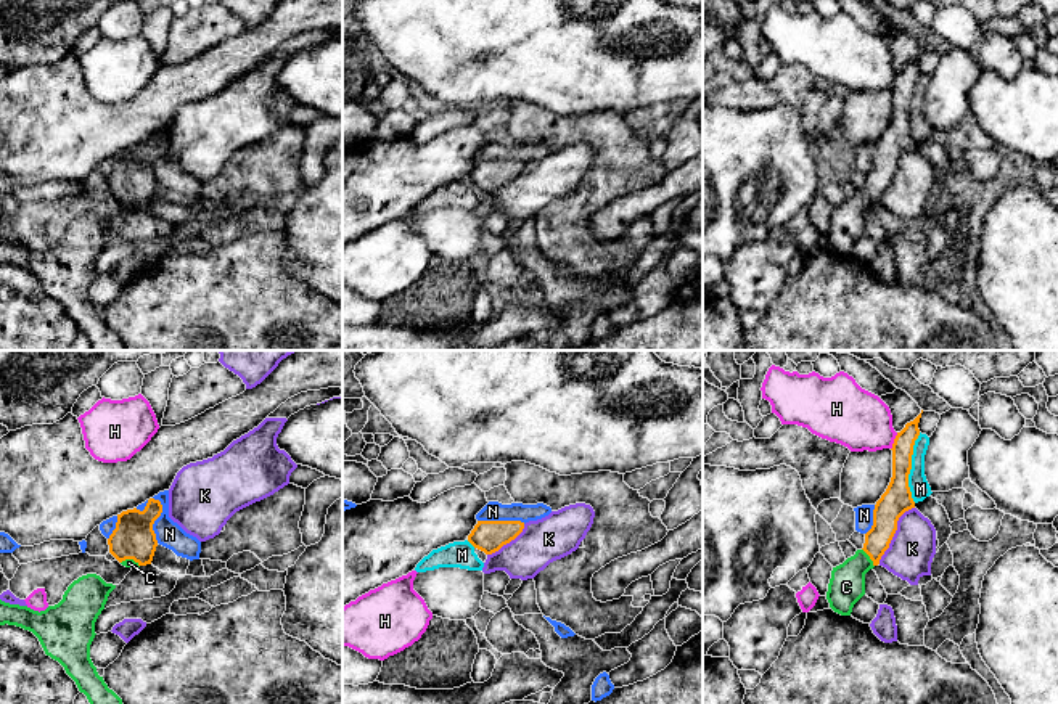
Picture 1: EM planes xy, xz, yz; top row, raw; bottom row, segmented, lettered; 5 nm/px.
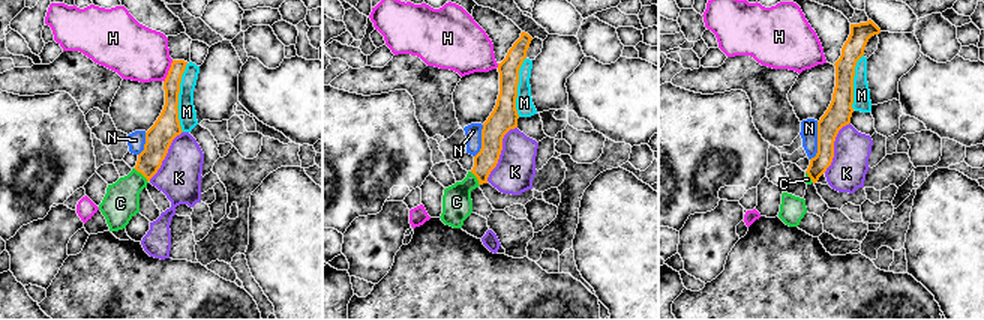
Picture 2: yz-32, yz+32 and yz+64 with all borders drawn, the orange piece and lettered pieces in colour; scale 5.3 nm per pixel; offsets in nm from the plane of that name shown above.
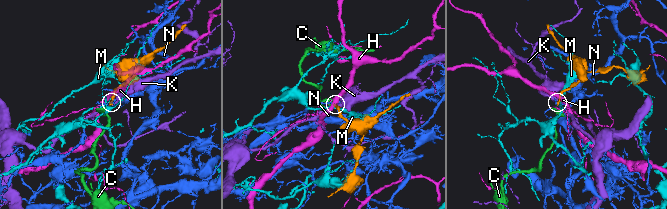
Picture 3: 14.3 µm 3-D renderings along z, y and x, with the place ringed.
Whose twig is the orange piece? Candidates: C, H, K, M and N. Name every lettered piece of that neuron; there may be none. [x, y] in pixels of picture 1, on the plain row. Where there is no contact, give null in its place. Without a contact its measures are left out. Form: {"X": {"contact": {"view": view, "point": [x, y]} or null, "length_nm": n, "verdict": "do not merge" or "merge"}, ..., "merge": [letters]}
{"C": {"contact": {"view": "yz", "point": [870, 198]}, "length_nm": 110, "verdict": "merge"}, "H": {"contact": {"view": "yz", "point": [894, 81]}, "length_nm": 90, "verdict": "do not merge"}, "K": {"contact": {"view": "yz", "point": [894, 172]}, "length_nm": 340, "verdict": "do not merge"}, "M": {"contact": {"view": "yz", "point": [910, 108]}, "length_nm": 360, "verdict": "do not merge"}, "N": {"contact": {"view": "xy", "point": [156, 158]}, "length_nm": 240, "verdict": "do not merge"}, "merge": ["C"]}

